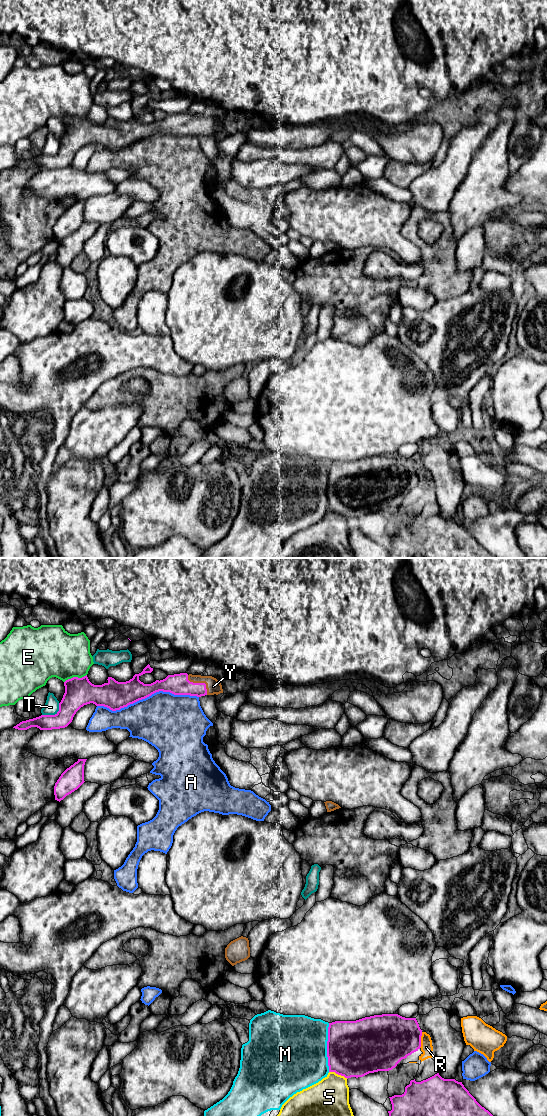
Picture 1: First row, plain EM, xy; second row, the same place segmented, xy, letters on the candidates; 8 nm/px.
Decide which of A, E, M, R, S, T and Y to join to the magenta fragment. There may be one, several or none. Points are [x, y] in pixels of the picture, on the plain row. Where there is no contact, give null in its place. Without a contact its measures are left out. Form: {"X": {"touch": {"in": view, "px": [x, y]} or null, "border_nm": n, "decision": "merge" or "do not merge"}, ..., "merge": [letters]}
{"A": {"touch": {"in": "xy", "px": [147, 136]}, "border_nm": 800, "decision": "do not merge"}, "E": {"touch": {"in": "xy", "px": [75, 117]}, "border_nm": 200, "decision": "do not merge"}, "M": {"touch": {"in": "xy", "px": [327, 487]}, "border_nm": 400, "decision": "do not merge"}, "R": {"touch": {"in": "xy", "px": [420, 480]}, "border_nm": 130, "decision": "do not merge"}, "S": {"touch": {"in": "xy", "px": [338, 514]}, "border_nm": 160, "decision": "do not merge"}, "T": {"touch": {"in": "xy", "px": [53, 155]}, "border_nm": 170, "decision": "do not merge"}, "Y": {"touch": {"in": "xy", "px": [200, 123]}, "border_nm": 220, "decision": "merge"}, "merge": ["Y"]}

